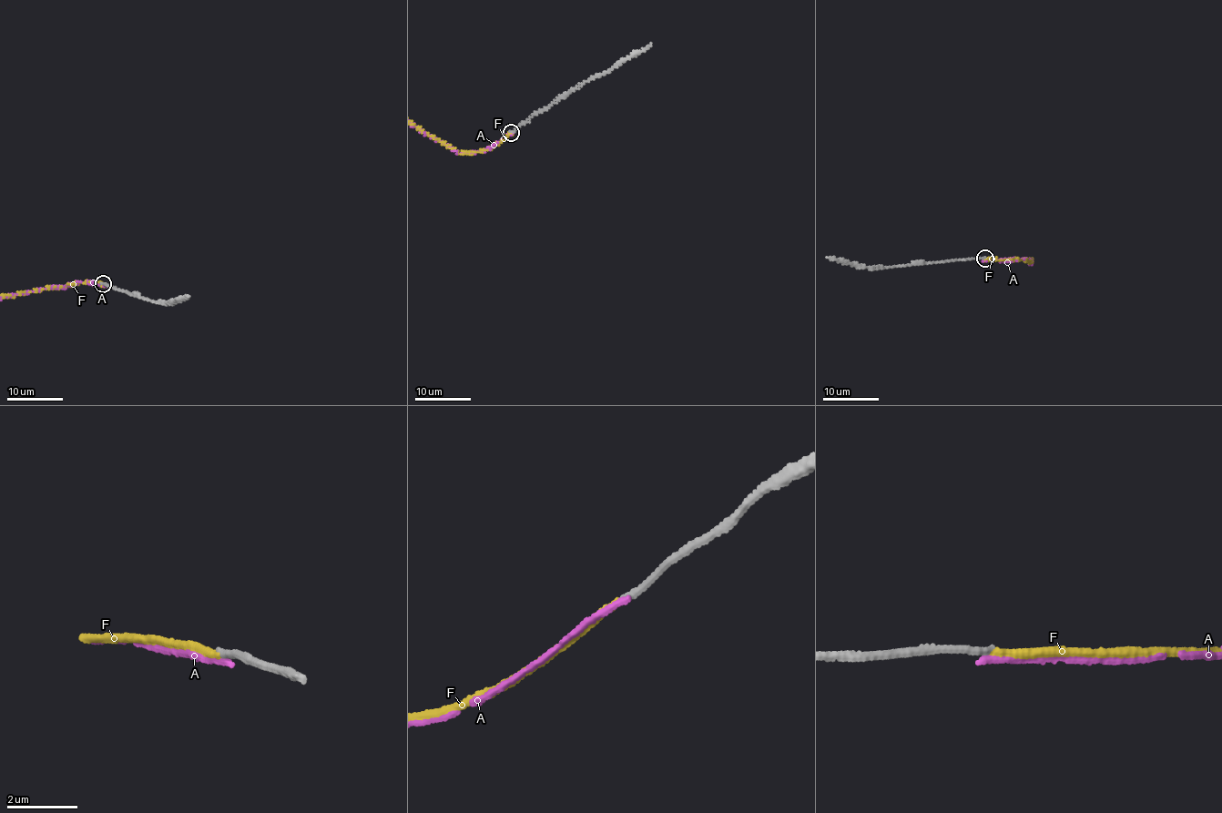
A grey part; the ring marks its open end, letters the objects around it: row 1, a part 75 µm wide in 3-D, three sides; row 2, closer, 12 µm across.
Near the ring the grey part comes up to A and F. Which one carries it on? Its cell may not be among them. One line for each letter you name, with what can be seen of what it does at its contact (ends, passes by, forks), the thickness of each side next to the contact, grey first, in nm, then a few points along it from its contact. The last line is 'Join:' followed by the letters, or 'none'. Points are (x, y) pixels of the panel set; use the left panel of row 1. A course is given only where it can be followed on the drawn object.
F: it ends | 190/200 nm
Join: F

